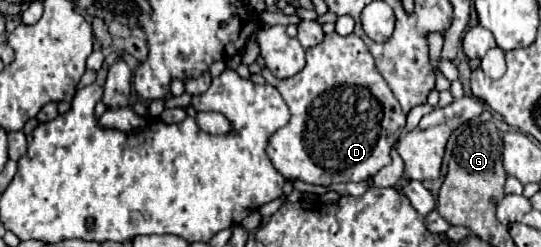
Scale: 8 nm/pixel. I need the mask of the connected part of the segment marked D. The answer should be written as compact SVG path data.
M325 34L323 42L305 50L305 60L305 68L285 80L273 76L267 68L261 68L261 76L279 90L291 110L291 120L269 138L267 156L271 164L283 174L285 180L301 178L307 184L319 186L371 180L381 168L391 164L391 146L403 132L405 112L395 100L391 88L387 88L387 82L379 74L371 52L357 34Z

